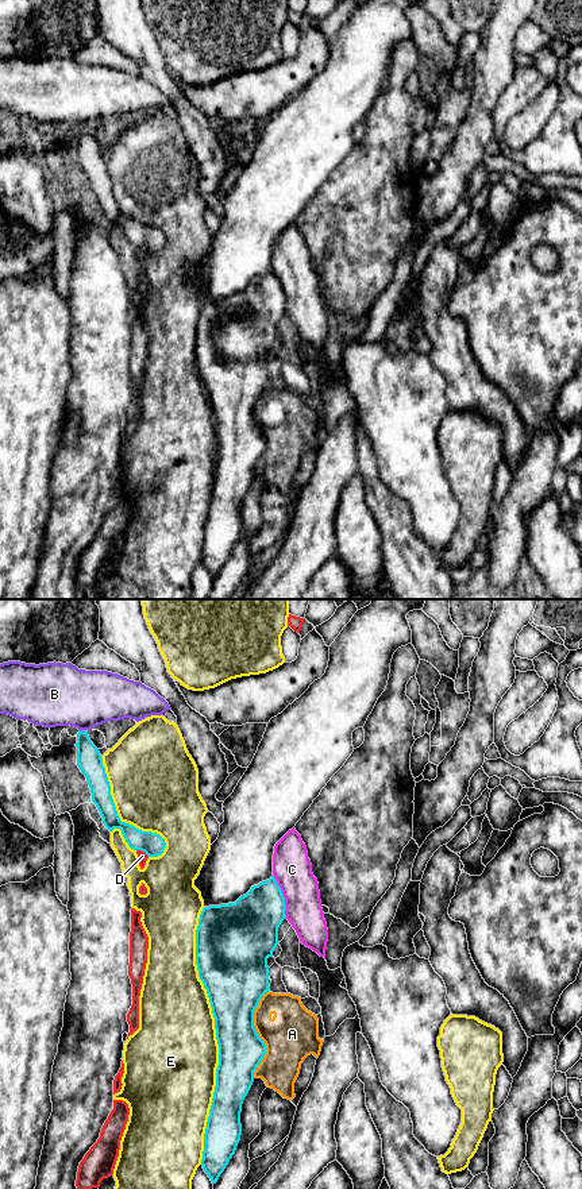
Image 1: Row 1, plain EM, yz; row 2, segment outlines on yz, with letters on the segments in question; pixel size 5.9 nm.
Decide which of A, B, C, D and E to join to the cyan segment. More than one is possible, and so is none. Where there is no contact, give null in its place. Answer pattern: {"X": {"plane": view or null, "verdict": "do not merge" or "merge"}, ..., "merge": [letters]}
{"A": {"plane": "yz", "verdict": "do not merge"}, "B": {"plane": "yz", "verdict": "do not merge"}, "C": {"plane": "yz", "verdict": "do not merge"}, "D": {"plane": "yz", "verdict": "do not merge"}, "E": {"plane": "yz", "verdict": "do not merge"}, "merge": []}

